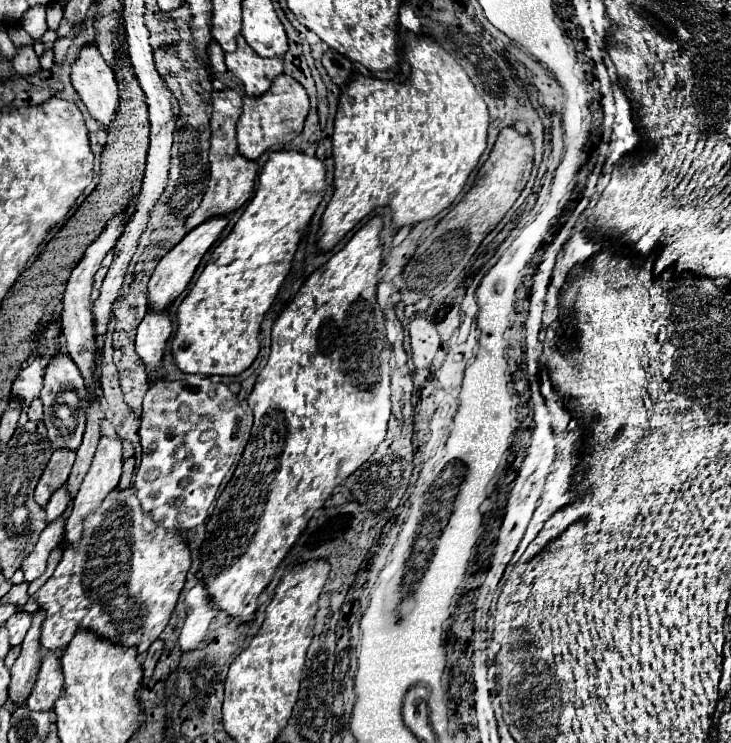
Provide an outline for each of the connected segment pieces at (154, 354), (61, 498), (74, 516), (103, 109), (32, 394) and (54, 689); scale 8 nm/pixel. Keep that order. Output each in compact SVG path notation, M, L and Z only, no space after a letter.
M148 308L144 320L138 326L136 334L136 352L148 368L148 376L158 378L152 370L160 364L160 358L166 348L166 340L172 334L172 324L168 318L168 310Z
M60 488L58 492L54 492L52 494L52 498L50 498L50 502L46 504L46 522L50 524L50 522L54 522L62 512L64 512L64 508L68 506L68 494L66 494L66 488Z
M102 436L100 442L98 442L98 448L96 448L92 466L90 466L88 474L84 476L84 482L80 486L78 496L74 498L74 508L72 508L72 514L70 514L68 522L66 522L66 532L64 532L66 544L76 544L76 540L80 540L84 516L92 514L102 504L104 496L108 496L108 492L112 492L112 488L118 486L120 474L122 474L122 442L120 440L110 440L110 438Z
M94 42L80 48L80 54L72 64L72 86L92 118L96 118L102 126L108 126L114 120L114 112L118 108L114 72L108 62L102 60Z
M40 356L30 358L28 360L28 366L14 380L12 396L18 398L18 400L22 400L24 404L32 402L40 394L40 390L42 390L42 380L44 380L44 364L42 364L42 358Z
M46 650L36 684L28 696L28 708L32 710L50 710L54 700L60 696L64 684L64 676L60 670L60 662L54 650Z

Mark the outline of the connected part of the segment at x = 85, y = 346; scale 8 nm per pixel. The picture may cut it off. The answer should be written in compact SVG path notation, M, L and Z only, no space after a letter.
M128 208L126 212L118 214L116 218L112 218L108 222L108 228L88 246L84 258L72 270L70 280L66 284L66 290L64 290L64 310L62 310L62 330L64 330L64 338L66 338L66 344L68 344L68 354L72 356L72 360L76 360L76 366L78 366L82 378L86 380L86 386L88 386L88 392L90 394L98 386L98 348L96 348L96 328L94 328L90 292L92 292L92 284L94 284L94 274L98 272L102 258L114 248L114 244L116 244L118 236L122 234L122 228L124 228L130 212L132 212L132 208Z

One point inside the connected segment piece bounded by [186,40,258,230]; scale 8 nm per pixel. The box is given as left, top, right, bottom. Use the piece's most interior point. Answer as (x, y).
(232, 176)

